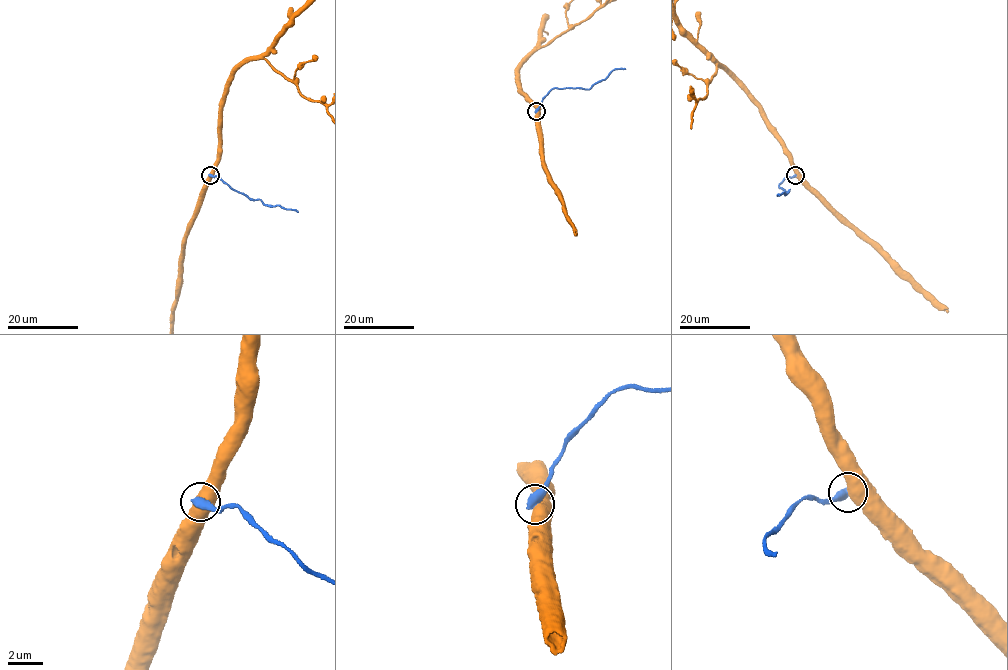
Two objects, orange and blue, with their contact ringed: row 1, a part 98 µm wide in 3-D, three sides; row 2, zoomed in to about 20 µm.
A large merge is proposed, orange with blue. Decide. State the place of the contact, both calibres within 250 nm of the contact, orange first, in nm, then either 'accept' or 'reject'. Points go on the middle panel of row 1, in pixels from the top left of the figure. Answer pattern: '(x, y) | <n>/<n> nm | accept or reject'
(536, 111) | 700/550 nm | reject

